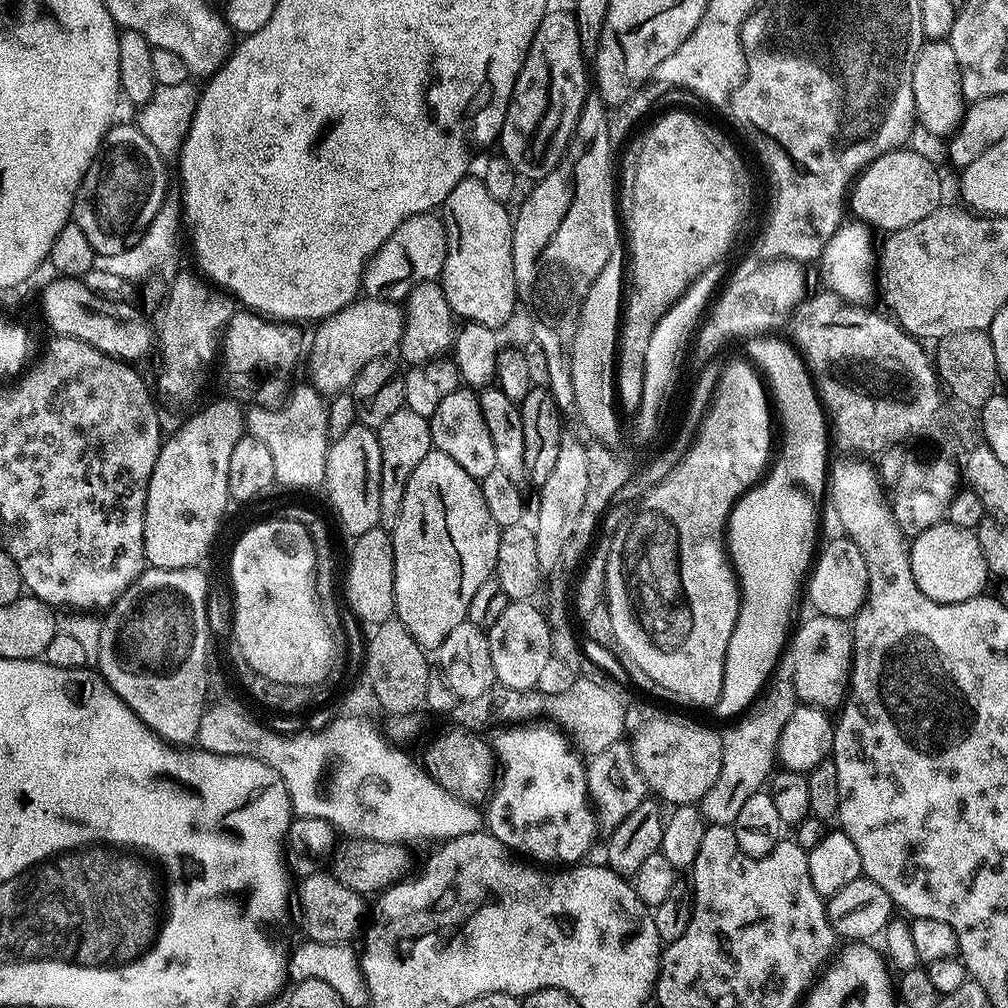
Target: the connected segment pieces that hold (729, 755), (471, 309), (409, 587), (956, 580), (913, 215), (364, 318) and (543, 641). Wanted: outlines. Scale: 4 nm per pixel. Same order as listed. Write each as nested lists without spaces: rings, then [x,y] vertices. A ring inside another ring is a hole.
[[[784,678],[774,684],[755,701],[754,706],[749,707],[739,717],[740,724],[734,725],[728,733],[725,731],[720,737],[722,758],[718,778],[714,786],[710,786],[710,790],[706,790],[706,794],[698,801],[698,807],[704,813],[704,819],[709,825],[733,824],[746,798],[761,791],[773,775],[772,764],[774,768],[776,743],[780,740],[782,726],[790,722],[790,714],[794,714],[794,710],[798,707],[796,687],[793,686],[791,679]]]
[[[465,178],[450,190],[442,205],[442,219],[446,242],[446,258],[440,271],[438,282],[444,288],[446,302],[453,317],[461,321],[481,324],[484,327],[500,330],[518,308],[518,297],[514,276],[514,258],[512,257],[513,217],[508,216],[505,205],[490,190],[486,190],[483,179]]]
[[[434,450],[430,454],[426,454],[426,458],[422,458],[422,462],[414,470],[414,474],[410,474],[410,482],[406,482],[406,494],[402,494],[402,514],[398,514],[398,522],[390,530],[394,550],[394,598],[396,599],[394,616],[395,619],[402,622],[402,626],[406,626],[406,630],[410,630],[414,642],[418,642],[420,648],[425,650],[440,648],[442,642],[446,642],[446,634],[450,634],[450,630],[454,630],[454,626],[467,620],[470,602],[474,598],[478,586],[482,586],[482,582],[493,579],[498,558],[500,530],[501,528],[494,522],[494,518],[490,518],[490,510],[486,506],[486,498],[482,498],[479,480],[466,474],[466,470],[462,470],[462,466],[458,466],[458,462],[454,462],[454,458],[450,458],[447,454]]]
[[[947,522],[934,525],[911,541],[912,569],[918,590],[939,604],[957,604],[981,595],[990,581],[986,558],[971,528],[959,528]]]
[[[911,147],[895,148],[870,162],[868,167],[856,177],[850,189],[850,212],[859,221],[881,228],[884,234],[902,230],[906,226],[914,226],[914,222],[922,222],[926,214],[941,207],[940,173],[938,168],[922,158]]]
[[[362,296],[328,316],[315,328],[308,354],[307,379],[319,394],[330,398],[349,389],[353,378],[368,362],[381,359],[399,347],[404,319],[401,309],[384,298]]]
[[[514,600],[502,610],[498,622],[486,629],[490,642],[490,662],[494,662],[496,684],[508,692],[528,694],[544,676],[548,663],[553,663],[548,616],[535,608],[535,603]]]

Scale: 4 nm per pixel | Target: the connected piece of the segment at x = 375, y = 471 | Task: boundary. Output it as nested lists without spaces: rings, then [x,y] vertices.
[[[357,422],[346,434],[335,437],[329,443],[326,454],[326,474],[323,491],[328,491],[328,504],[340,523],[340,528],[349,538],[374,530],[380,522],[378,490],[382,482],[382,454],[378,450],[375,431]]]

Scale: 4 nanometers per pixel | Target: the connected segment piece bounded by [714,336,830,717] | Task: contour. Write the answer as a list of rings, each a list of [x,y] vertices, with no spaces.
[[[752,336],[749,340],[739,341],[738,354],[730,350],[730,362],[724,364],[722,370],[716,370],[714,377],[714,380],[724,380],[724,372],[728,372],[732,364],[744,364],[744,368],[748,368],[748,372],[756,376],[756,384],[760,384],[760,393],[764,395],[764,412],[775,412],[778,417],[778,426],[773,426],[768,432],[768,452],[764,452],[764,464],[760,464],[760,472],[756,472],[756,476],[752,476],[752,484],[740,488],[740,492],[736,492],[736,500],[728,504],[732,513],[726,529],[726,547],[740,586],[740,609],[734,634],[730,634],[730,646],[726,650],[722,694],[715,707],[715,711],[724,716],[735,717],[743,713],[761,695],[762,689],[769,683],[768,675],[771,674],[780,651],[783,648],[785,651],[786,641],[790,636],[788,623],[792,620],[792,603],[796,600],[796,591],[799,588],[801,591],[809,575],[810,565],[817,551],[820,499],[823,496],[825,499],[826,496],[826,473],[830,468],[830,428],[803,355],[785,340],[779,340],[776,336]]]

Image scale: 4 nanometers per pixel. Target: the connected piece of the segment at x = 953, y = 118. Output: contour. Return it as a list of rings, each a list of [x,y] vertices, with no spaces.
[[[933,40],[920,49],[914,62],[914,102],[919,127],[925,128],[930,134],[948,138],[959,129],[966,101],[958,58],[954,58],[954,50],[947,40]]]

